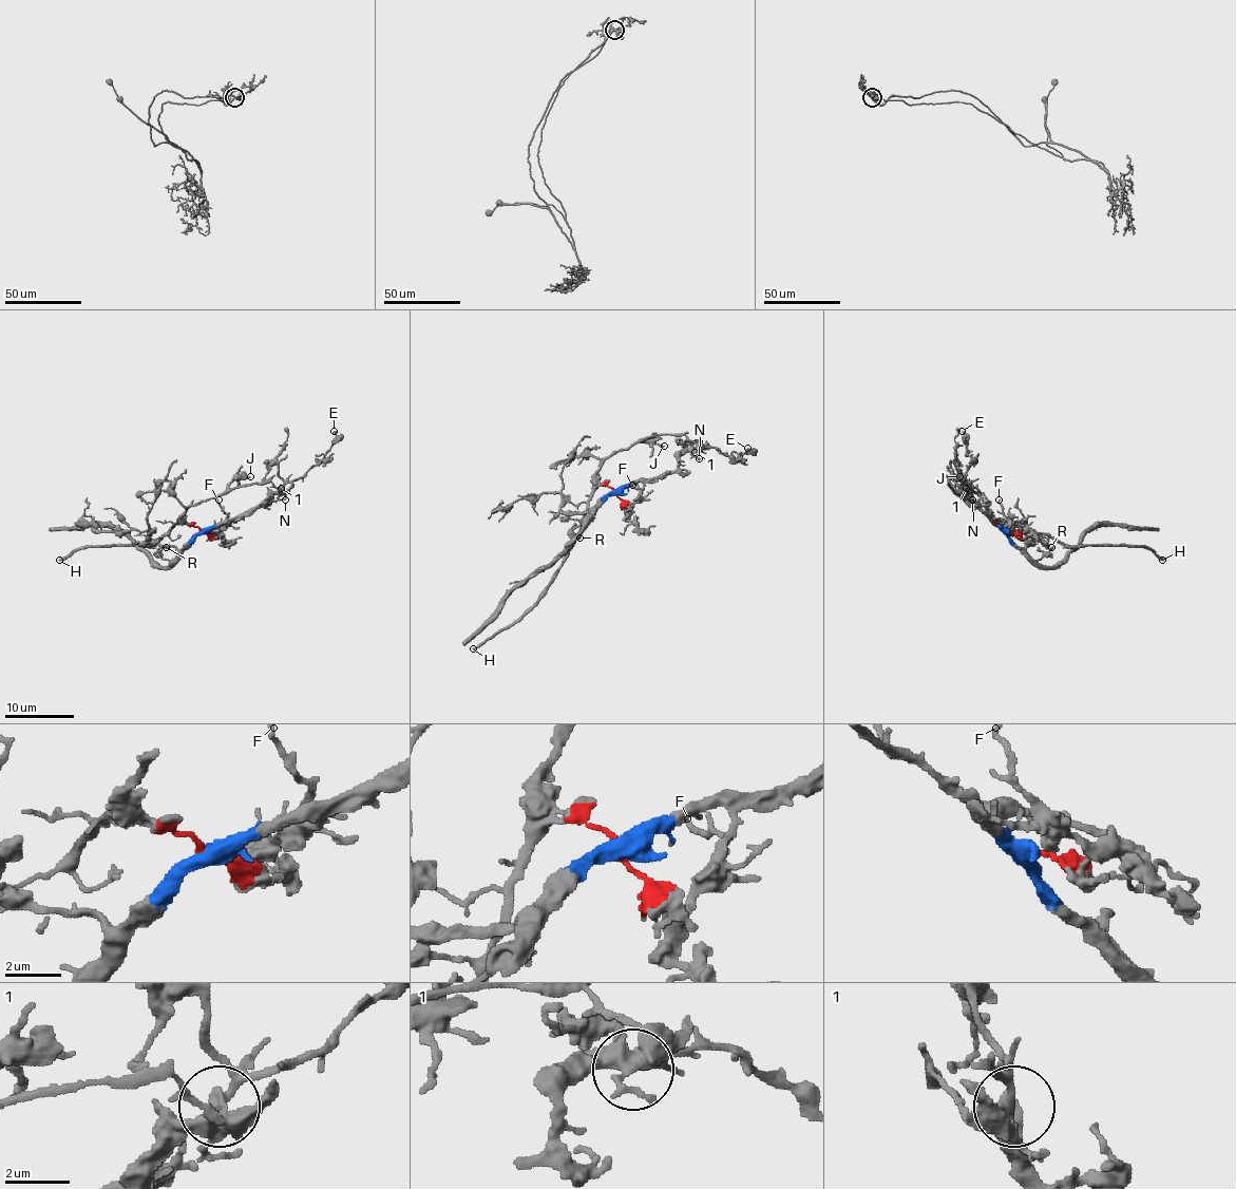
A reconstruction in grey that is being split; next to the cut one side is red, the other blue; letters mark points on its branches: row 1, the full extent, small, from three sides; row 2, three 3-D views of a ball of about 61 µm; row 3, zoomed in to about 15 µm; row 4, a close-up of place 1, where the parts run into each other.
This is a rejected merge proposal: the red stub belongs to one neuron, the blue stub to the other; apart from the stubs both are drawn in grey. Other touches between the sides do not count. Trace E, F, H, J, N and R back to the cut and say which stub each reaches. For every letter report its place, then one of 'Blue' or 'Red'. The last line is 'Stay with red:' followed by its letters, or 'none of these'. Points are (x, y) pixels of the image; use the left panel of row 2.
E: Place: (334, 431). Blue
F: Place: (219, 499). Blue
H: Place: (59, 560). Red
J: Place: (250, 476). Red
N: Place: (285, 499). Red
R: Place: (166, 547). Blue
Stay with red: H, J, N

